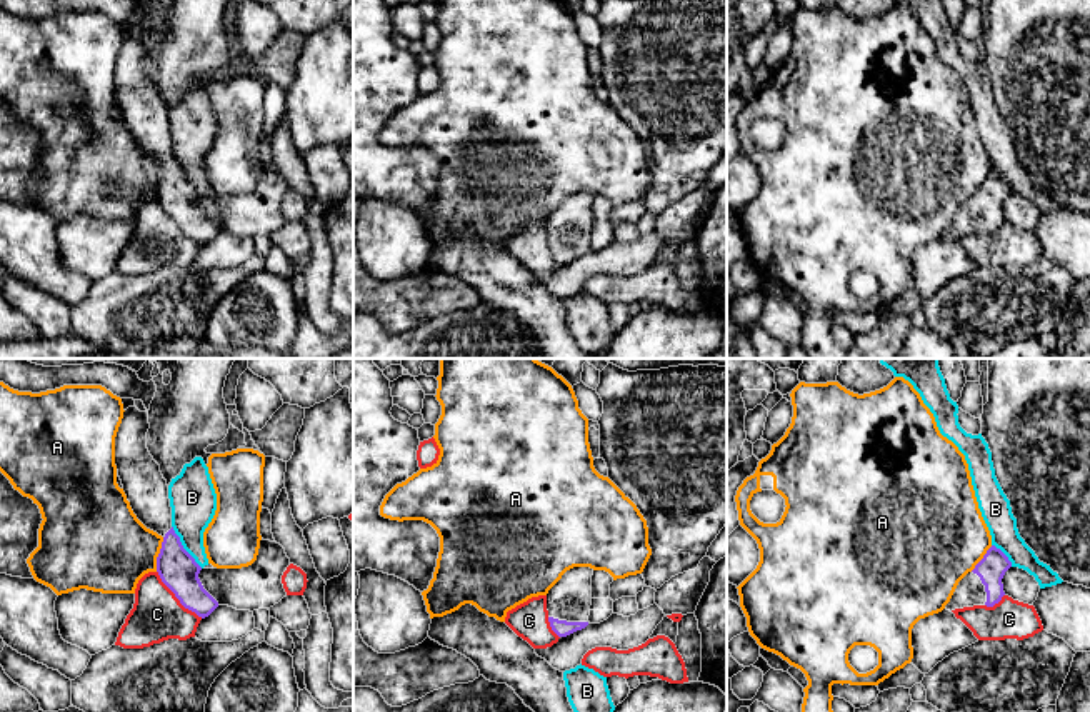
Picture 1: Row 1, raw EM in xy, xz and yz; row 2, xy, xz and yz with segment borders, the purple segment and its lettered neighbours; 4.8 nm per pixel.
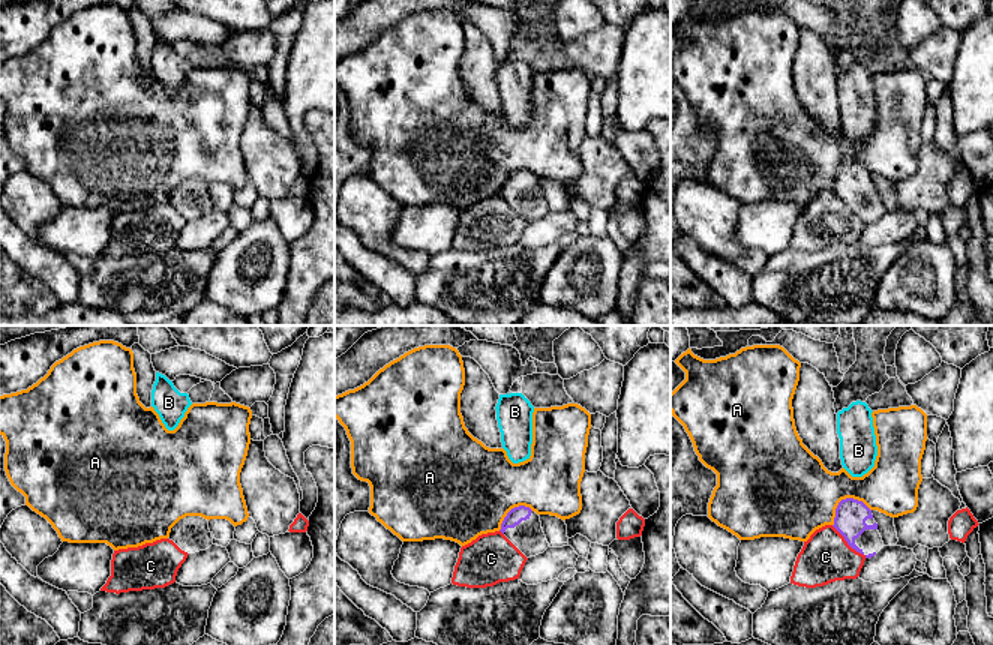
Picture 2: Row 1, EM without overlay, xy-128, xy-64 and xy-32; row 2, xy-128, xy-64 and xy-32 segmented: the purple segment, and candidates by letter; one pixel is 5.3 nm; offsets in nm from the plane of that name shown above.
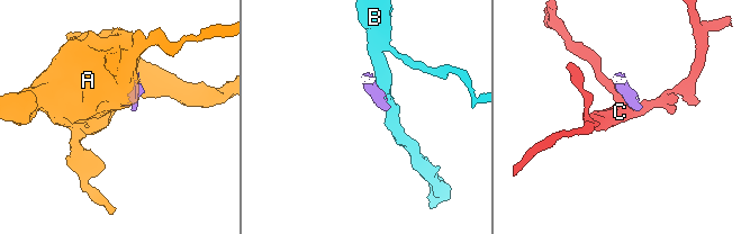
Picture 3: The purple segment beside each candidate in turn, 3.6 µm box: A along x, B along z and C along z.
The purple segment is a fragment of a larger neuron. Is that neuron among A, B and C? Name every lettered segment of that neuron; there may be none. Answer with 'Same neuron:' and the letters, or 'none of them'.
Same neuron: none of them

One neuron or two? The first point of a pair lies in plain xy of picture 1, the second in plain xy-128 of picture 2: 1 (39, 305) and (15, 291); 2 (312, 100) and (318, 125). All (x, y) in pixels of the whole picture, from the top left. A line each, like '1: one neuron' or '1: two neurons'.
1: two neurons
2: two neurons

